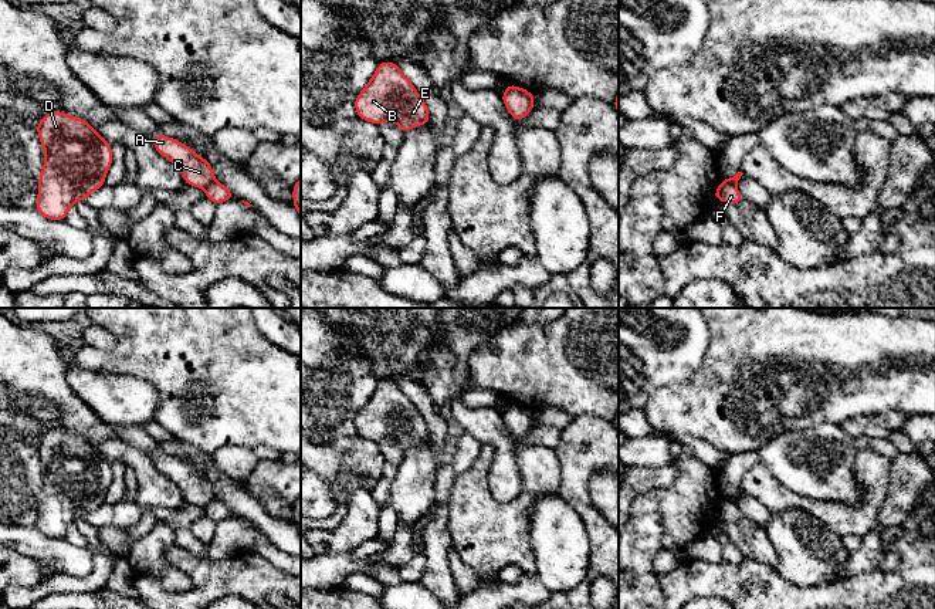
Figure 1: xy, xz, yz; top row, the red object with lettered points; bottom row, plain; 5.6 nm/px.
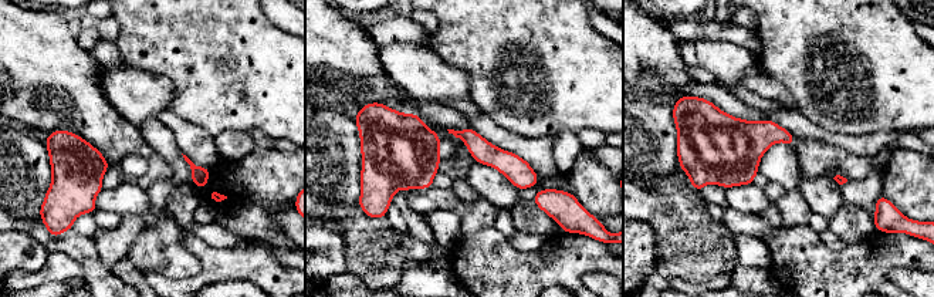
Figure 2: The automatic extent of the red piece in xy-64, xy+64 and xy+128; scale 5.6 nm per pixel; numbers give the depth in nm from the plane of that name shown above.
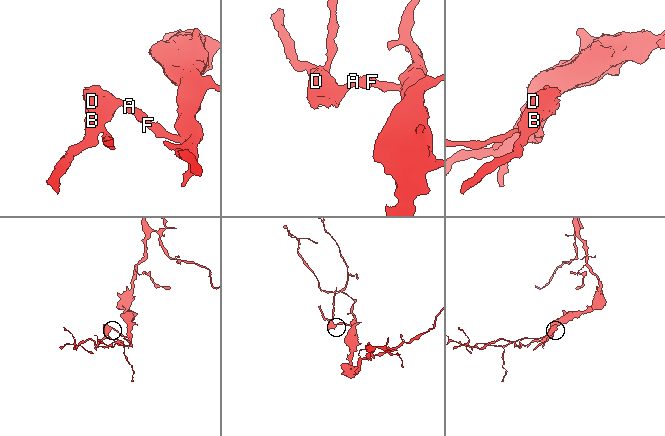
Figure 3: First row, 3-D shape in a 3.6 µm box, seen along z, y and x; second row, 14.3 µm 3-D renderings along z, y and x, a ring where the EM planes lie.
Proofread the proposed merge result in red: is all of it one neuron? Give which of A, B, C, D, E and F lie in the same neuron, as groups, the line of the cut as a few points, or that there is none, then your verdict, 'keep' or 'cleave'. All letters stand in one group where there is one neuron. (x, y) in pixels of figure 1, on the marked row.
A B C D E / F | xy (214, 179), (205, 189) | cleave

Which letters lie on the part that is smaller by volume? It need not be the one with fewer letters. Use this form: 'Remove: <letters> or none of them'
Remove: A, B, C, D, E

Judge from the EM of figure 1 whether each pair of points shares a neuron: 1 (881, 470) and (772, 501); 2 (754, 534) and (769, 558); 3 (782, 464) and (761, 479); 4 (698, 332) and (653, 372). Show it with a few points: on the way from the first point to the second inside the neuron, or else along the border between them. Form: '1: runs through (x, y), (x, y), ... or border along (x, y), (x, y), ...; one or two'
1: runs through (870, 503), (863, 511), (823, 511), (805, 503); one
2: runs through (754, 540), (764, 552); one
3: border along (759, 462), (779, 481), (796, 493); two
4: runs through (687, 341), (664, 361); one

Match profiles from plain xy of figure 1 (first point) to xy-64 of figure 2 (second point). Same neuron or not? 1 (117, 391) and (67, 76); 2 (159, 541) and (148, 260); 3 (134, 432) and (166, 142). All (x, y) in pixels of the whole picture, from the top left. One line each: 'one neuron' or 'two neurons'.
1: two neurons
2: one neuron
3: one neuron

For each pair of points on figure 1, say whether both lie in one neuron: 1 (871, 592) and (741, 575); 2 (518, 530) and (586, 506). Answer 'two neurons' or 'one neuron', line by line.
1: one neuron
2: two neurons

